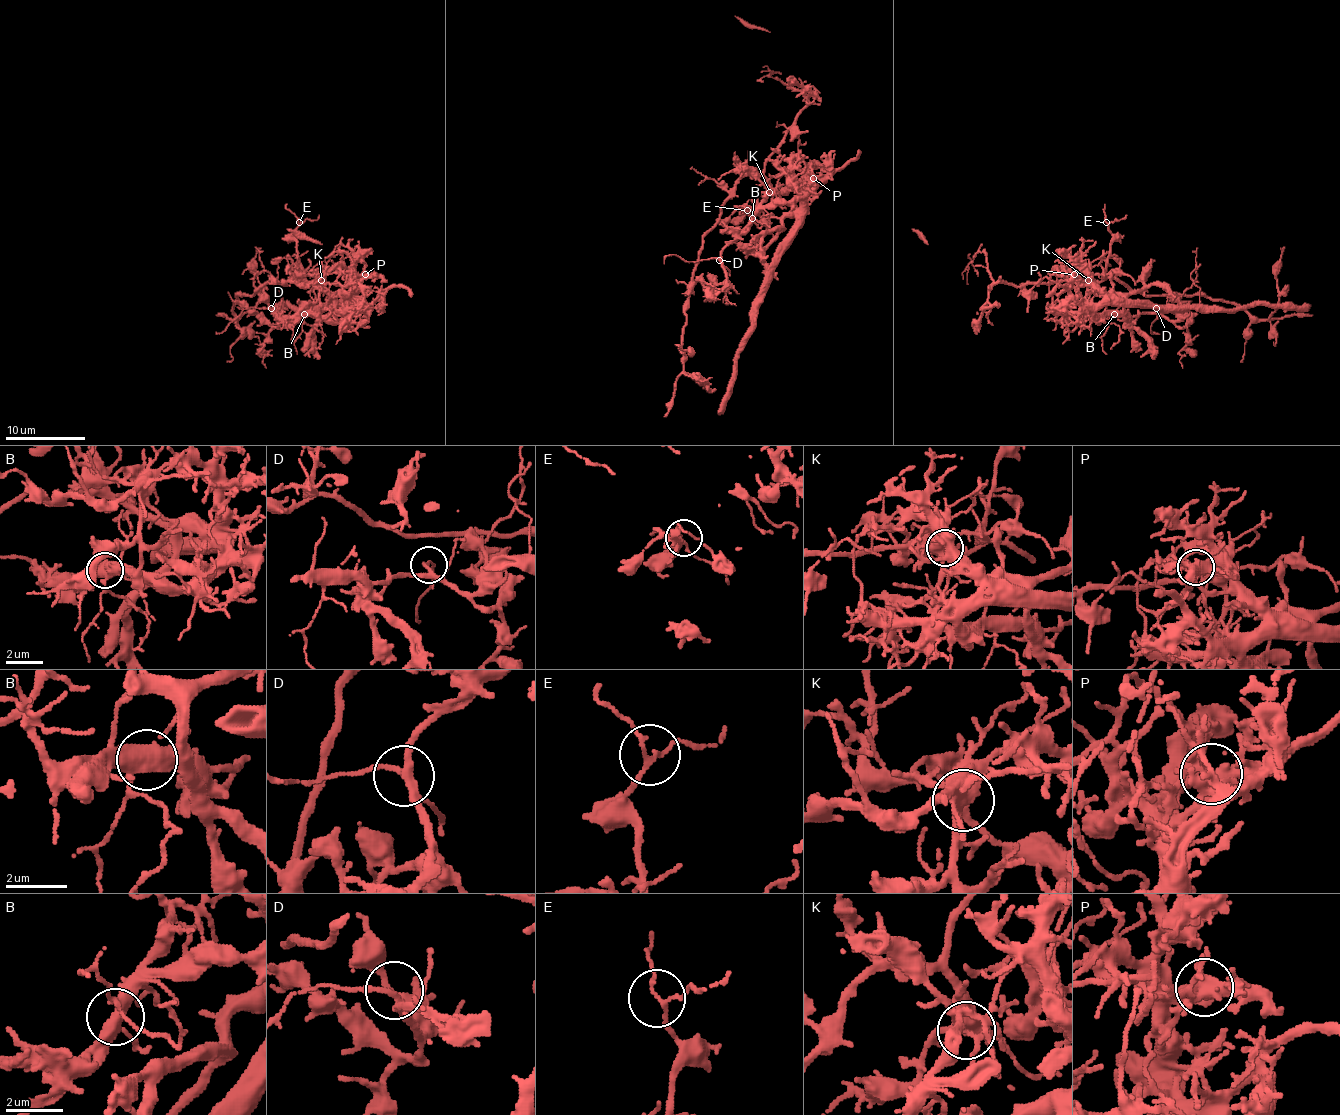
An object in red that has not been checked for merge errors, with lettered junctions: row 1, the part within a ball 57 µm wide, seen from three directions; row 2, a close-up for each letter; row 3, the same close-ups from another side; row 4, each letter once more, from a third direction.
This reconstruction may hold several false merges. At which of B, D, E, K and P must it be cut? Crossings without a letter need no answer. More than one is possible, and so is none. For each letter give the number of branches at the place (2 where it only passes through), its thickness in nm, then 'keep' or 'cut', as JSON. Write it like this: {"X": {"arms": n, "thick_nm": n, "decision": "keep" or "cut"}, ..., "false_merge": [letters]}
{"B": {"arms": 4, "thick_nm": 480, "decision": "cut"}, "D": {"arms": 3, "thick_nm": 220, "decision": "keep"}, "E": {"arms": 3, "thick_nm": 130, "decision": "keep"}, "K": {"arms": 4, "thick_nm": 480, "decision": "keep"}, "P": {"arms": 6, "thick_nm": 400, "decision": "keep"}, "false_merge": ["B"]}

